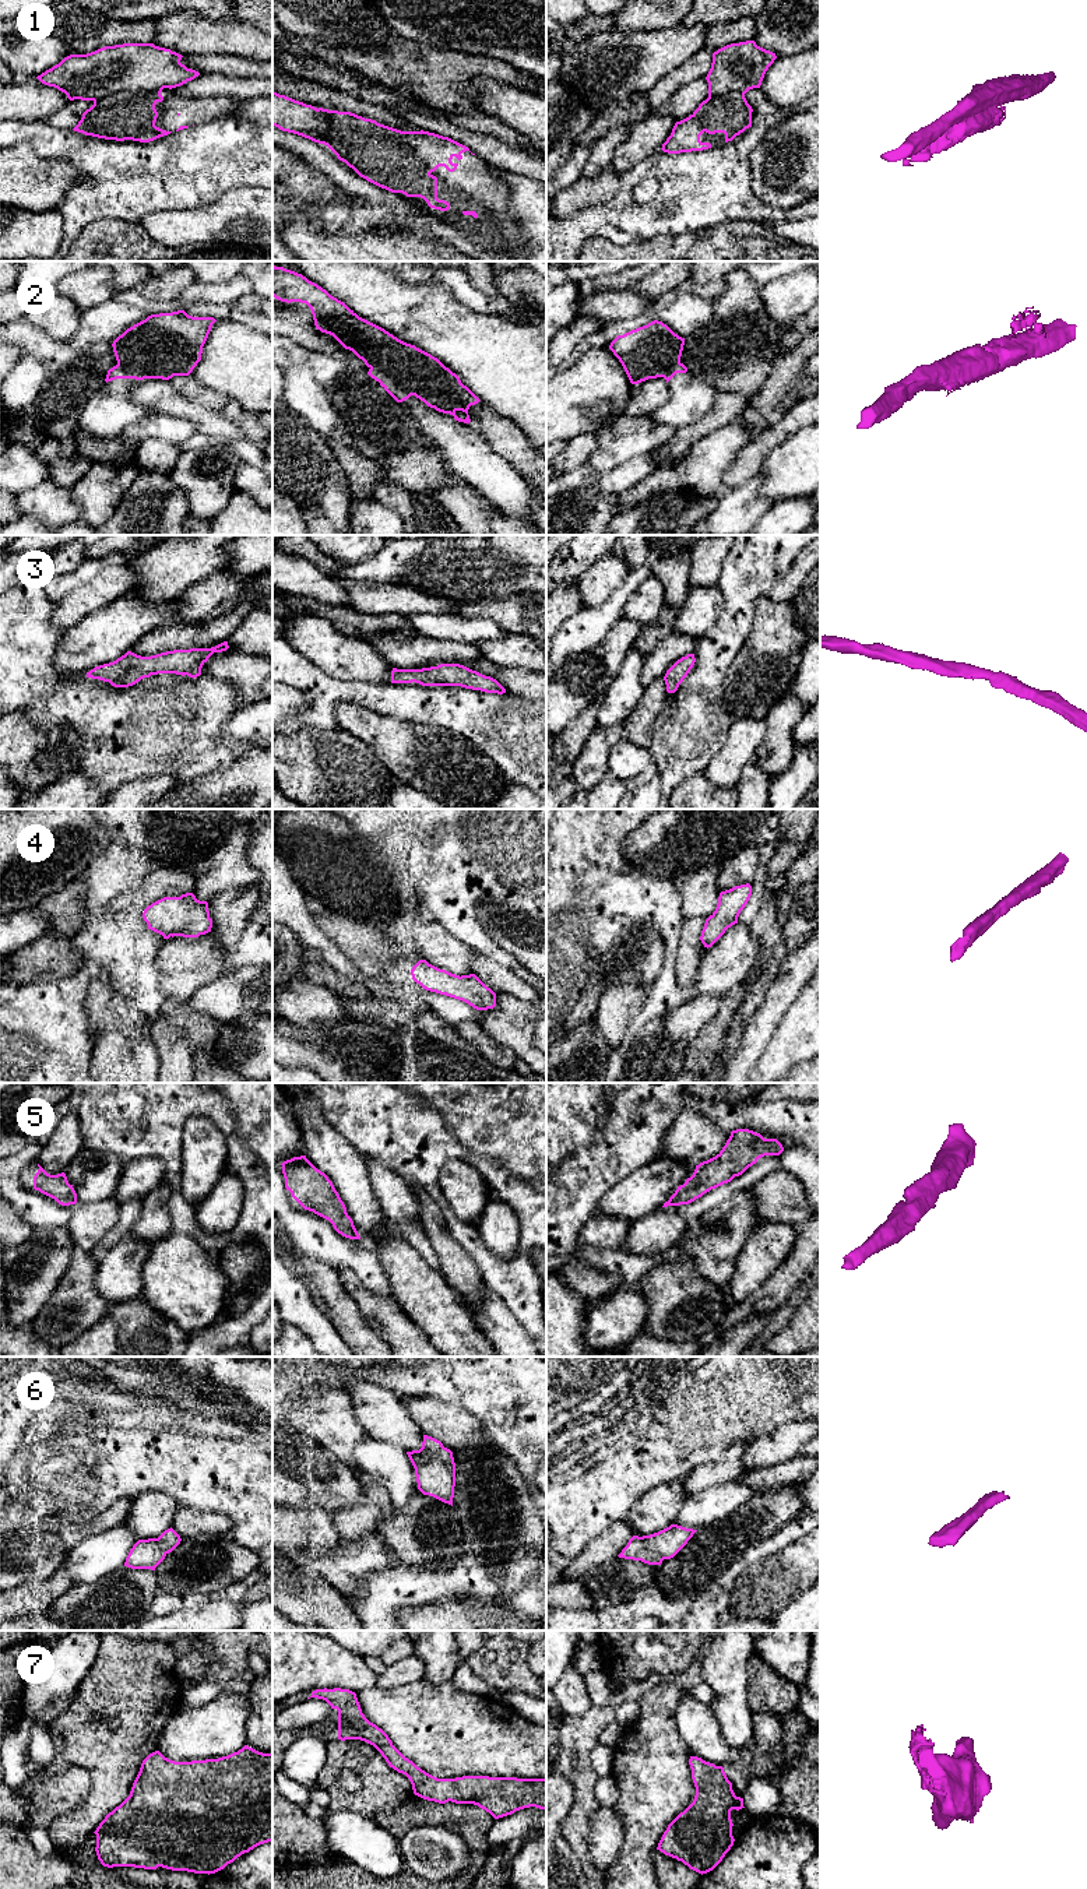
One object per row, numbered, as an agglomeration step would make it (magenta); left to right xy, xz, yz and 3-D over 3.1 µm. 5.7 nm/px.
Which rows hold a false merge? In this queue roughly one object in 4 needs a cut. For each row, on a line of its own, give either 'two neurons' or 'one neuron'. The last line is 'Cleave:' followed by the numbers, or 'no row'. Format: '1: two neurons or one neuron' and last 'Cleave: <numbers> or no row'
1: two neurons
2: two neurons
3: one neuron
4: one neuron
5: one neuron
6: one neuron
7: one neuron
Cleave: 1, 2

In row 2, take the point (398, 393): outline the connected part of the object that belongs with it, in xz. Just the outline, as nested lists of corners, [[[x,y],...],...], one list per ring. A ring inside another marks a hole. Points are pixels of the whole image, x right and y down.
[[[369,369],[367,374],[380,383],[380,386],[397,401],[402,402],[408,400],[412,394],[407,391],[404,387],[401,387],[395,380],[391,377],[383,374],[381,372],[376,369]]]

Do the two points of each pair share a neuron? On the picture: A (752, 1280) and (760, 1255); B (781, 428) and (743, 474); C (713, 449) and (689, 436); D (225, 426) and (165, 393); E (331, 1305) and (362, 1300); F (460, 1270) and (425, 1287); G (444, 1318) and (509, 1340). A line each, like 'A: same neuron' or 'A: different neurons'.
A: same neuron
B: same neuron
C: different neurons
D: same neuron
E: different neurons
F: different neurons
G: different neurons

